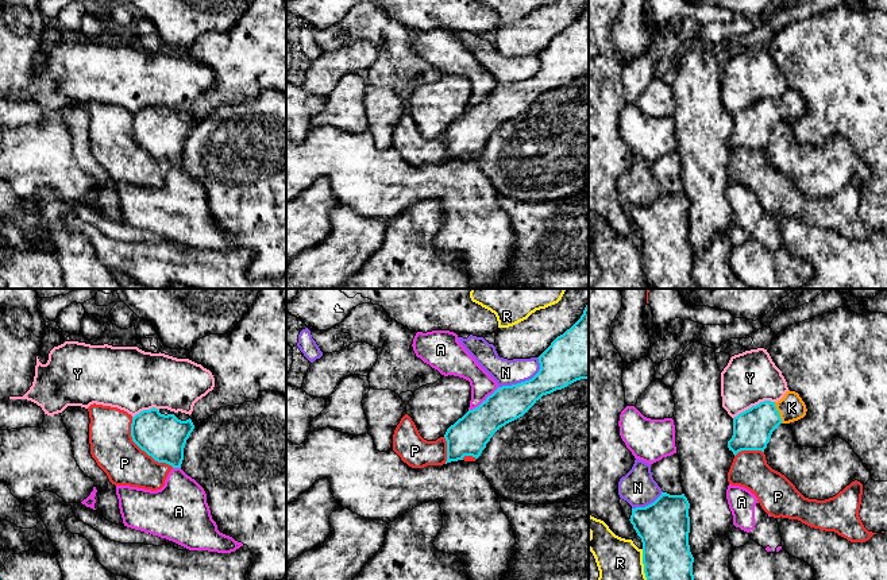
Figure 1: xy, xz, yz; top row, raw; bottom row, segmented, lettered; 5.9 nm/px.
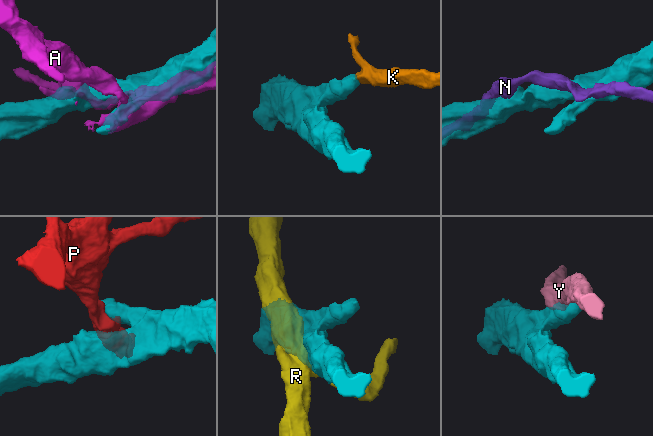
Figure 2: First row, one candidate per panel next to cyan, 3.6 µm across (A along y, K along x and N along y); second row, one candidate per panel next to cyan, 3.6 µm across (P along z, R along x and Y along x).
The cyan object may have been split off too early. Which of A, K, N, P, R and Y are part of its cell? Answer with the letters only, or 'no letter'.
K

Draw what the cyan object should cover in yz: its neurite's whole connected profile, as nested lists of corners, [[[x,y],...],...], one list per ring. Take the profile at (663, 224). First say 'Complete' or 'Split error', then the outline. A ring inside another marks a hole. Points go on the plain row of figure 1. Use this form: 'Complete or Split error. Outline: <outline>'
Complete. Outline: [[[684,192],[662,193],[645,205],[632,206],[630,221],[643,240],[643,262],[651,289],[699,289],[693,272],[690,250],[690,201]]]

